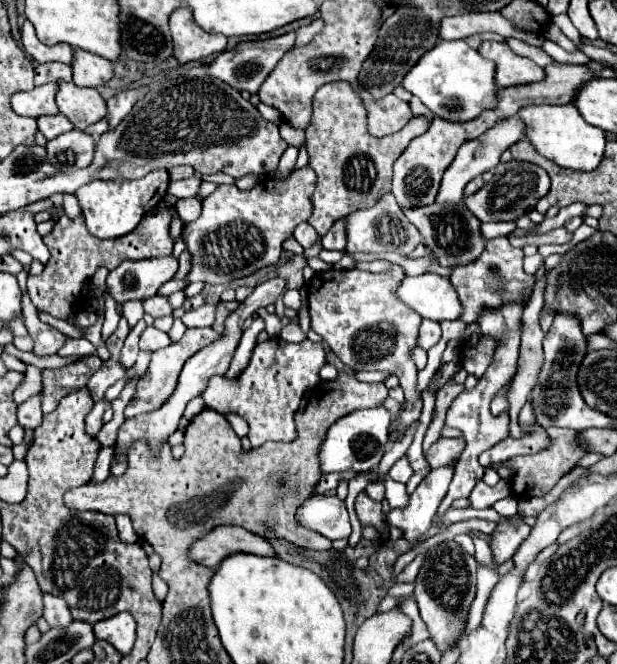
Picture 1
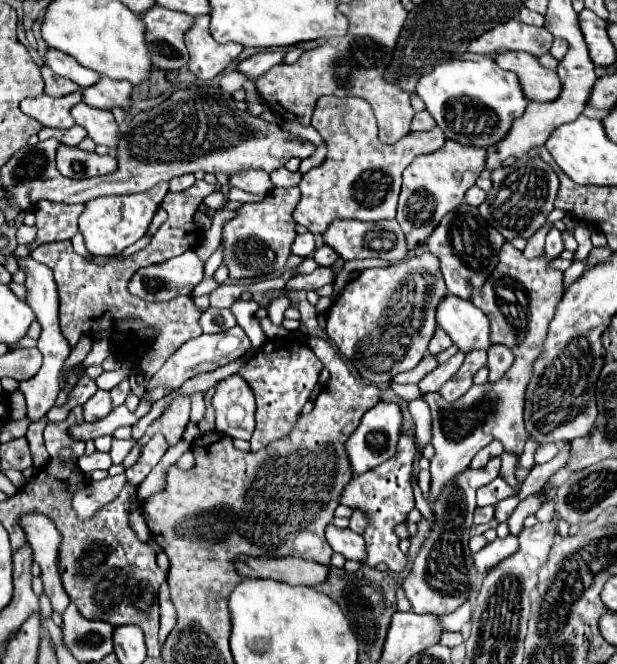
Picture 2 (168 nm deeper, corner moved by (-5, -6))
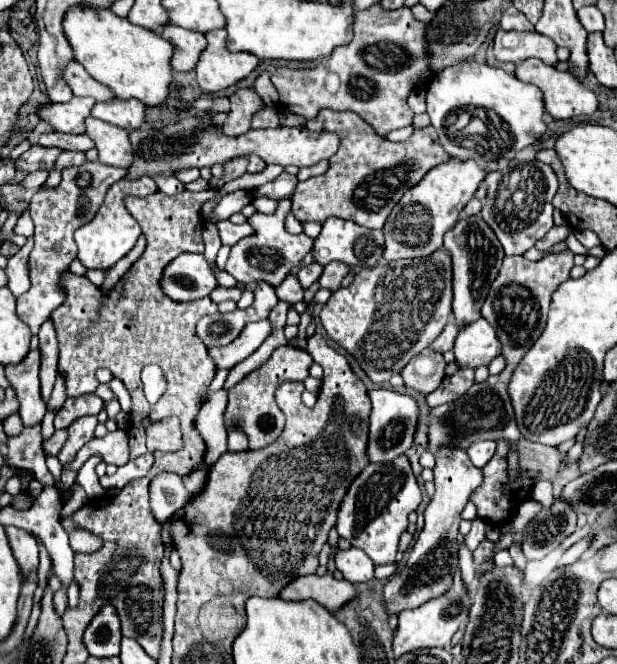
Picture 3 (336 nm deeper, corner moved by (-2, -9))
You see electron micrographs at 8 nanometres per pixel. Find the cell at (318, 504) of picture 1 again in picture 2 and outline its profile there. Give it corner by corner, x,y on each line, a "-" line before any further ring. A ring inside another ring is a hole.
332,522
326,526
326,540
334,552
346,556
346,560
364,560
364,538
350,528
336,528

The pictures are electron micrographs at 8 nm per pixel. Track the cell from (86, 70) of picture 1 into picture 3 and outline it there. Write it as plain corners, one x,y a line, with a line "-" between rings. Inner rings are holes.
111,101
109,105
97,103
91,113
95,119
111,123
121,129
139,129
145,121
145,105
141,101

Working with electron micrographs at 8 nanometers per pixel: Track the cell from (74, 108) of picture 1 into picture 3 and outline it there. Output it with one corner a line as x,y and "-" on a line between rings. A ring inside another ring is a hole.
89,117
87,123
87,135
93,139
99,161
111,167
131,167
133,163
133,145
129,141
129,133
125,129
117,129
115,125
109,125
105,121
97,121
95,117

